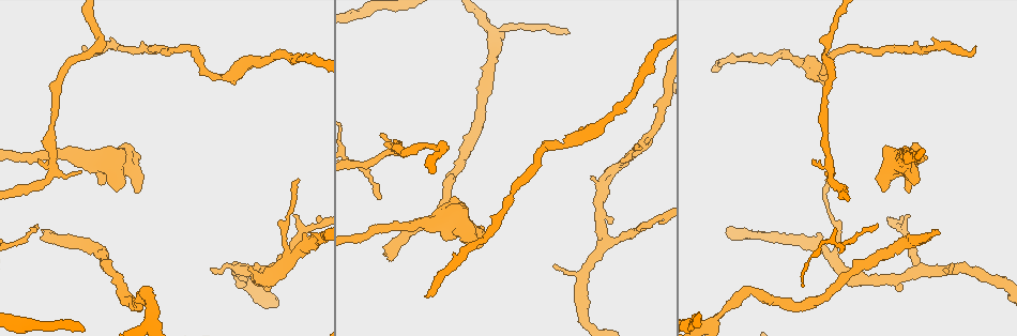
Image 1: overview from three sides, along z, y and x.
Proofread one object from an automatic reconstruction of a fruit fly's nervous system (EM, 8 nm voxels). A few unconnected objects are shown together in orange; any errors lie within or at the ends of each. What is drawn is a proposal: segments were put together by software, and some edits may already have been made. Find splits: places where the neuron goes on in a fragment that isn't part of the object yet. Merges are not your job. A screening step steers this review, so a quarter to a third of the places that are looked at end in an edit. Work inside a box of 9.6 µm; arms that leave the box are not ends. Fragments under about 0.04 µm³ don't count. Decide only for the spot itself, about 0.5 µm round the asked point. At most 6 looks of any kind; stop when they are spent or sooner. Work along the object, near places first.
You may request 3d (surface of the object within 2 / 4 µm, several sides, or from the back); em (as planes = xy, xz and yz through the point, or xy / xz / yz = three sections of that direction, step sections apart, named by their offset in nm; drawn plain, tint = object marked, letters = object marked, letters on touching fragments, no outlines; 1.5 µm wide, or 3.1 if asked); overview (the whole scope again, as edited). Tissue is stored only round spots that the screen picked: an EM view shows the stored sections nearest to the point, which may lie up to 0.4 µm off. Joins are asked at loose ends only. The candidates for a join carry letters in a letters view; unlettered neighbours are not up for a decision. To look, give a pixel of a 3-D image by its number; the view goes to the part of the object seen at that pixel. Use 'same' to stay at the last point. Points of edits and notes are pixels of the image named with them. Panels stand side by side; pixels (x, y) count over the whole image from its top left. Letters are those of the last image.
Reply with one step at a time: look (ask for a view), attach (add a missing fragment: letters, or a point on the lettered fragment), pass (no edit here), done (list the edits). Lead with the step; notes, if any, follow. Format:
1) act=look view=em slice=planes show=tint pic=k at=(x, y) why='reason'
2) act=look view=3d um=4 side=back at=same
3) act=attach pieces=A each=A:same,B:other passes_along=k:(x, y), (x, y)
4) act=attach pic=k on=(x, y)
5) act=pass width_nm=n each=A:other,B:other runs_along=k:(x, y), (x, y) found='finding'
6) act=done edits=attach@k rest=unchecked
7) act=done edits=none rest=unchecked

act=look view=em slice=yz step=4 show=plain pic=1 at=(48, 234) why='end of a long branch'

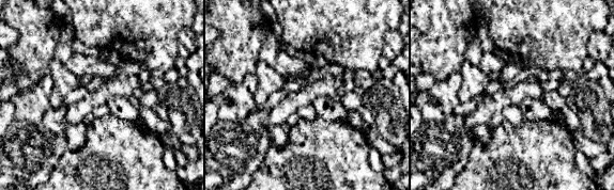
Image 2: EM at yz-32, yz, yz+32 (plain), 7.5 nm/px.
act=look view=em slice=yz step=4 show=tint at=same why='where the object lies'

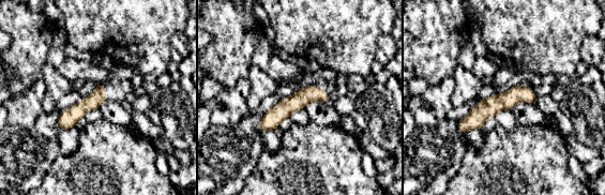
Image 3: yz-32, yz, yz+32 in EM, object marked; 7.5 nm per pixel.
act=look view=em slice=yz step=4 show=letters at=same

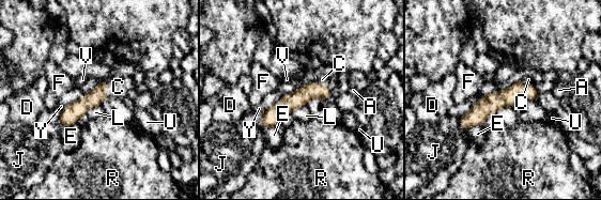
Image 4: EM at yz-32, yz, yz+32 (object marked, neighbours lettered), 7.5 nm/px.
act=attach pieces=C width_nm=120 each=A:other,C:same,D:other,E:other,F:other,J:other,L:other,R:other,U:other,V:other,Y:other passes_along=4:(301, 97), (324, 83), (322, 79) found='the neuron continues'

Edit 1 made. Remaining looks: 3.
act=look view=overview why='redraw'

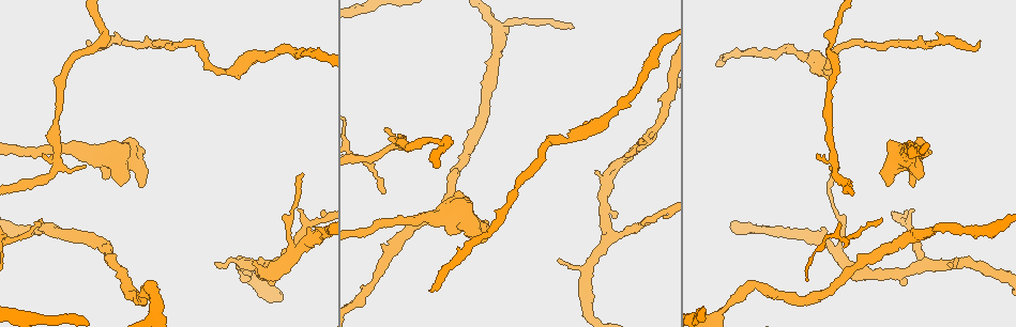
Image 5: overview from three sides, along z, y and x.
act=look view=3d um=4 pic=5 at=(886, 184) why='an open end'

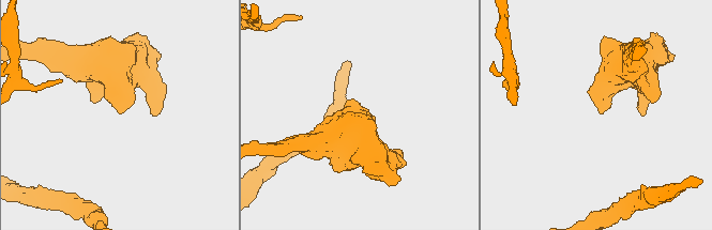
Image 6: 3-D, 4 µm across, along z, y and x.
act=look view=em slice=planes show=letters pic=6 at=(601, 113)

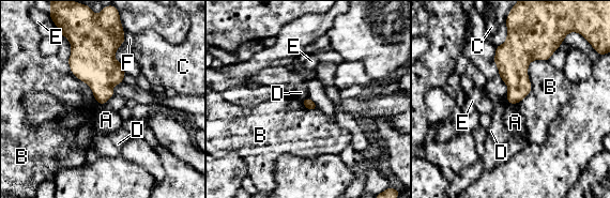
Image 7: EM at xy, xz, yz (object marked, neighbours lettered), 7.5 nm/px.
act=pass each=A:other,B:other,C:other,D:other,E:other,F:other found='none of them fits'

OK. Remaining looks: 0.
act=done edits=attach@4 rest=unchecked

